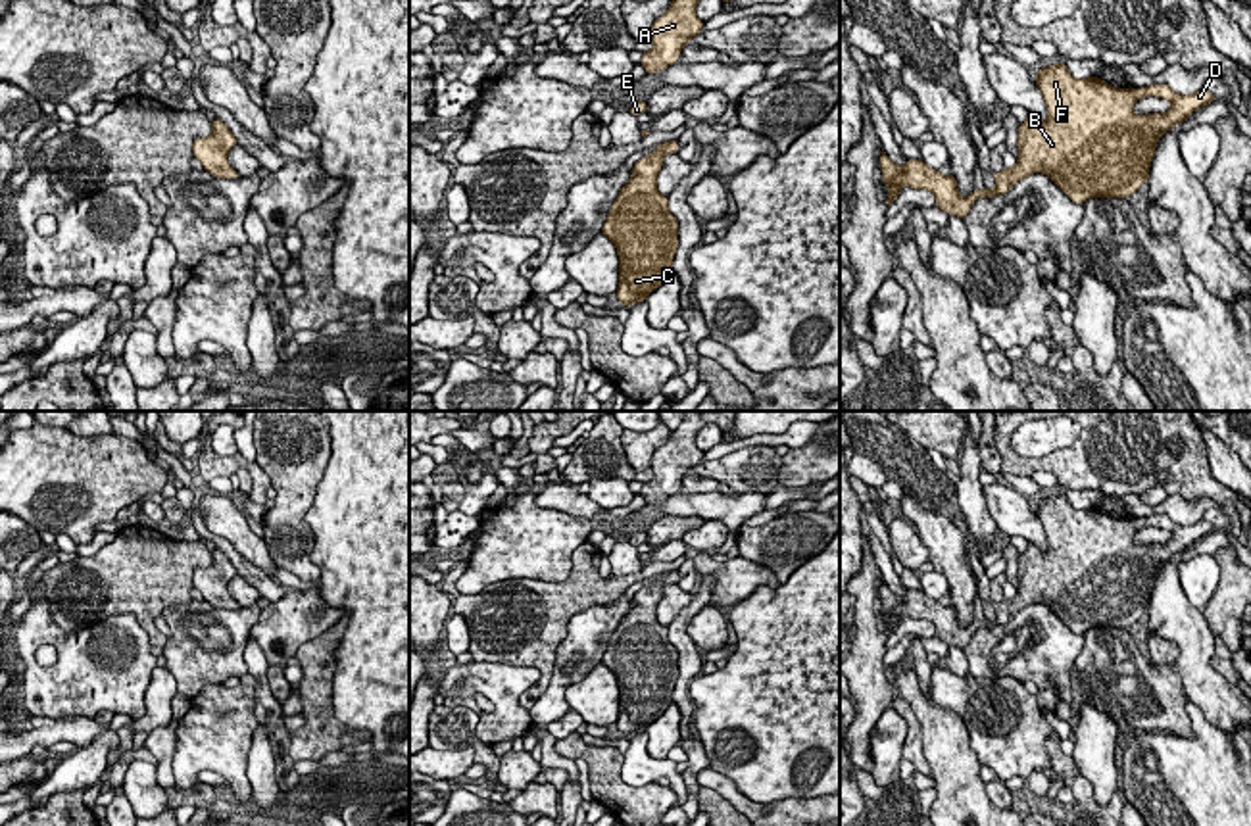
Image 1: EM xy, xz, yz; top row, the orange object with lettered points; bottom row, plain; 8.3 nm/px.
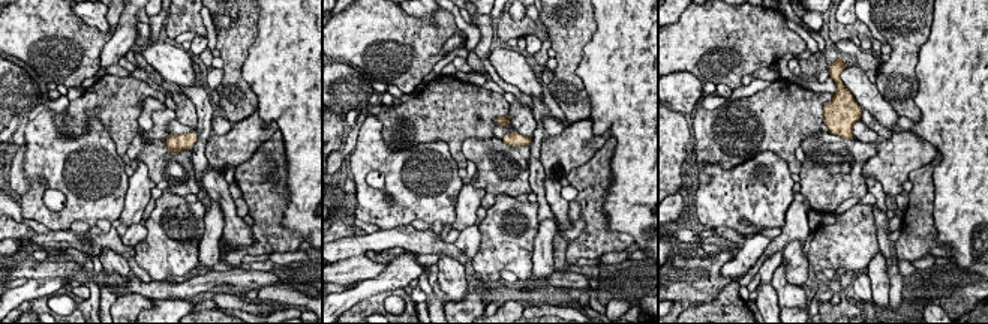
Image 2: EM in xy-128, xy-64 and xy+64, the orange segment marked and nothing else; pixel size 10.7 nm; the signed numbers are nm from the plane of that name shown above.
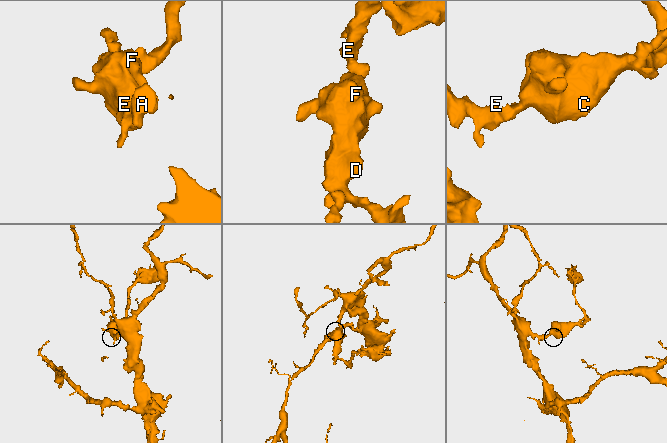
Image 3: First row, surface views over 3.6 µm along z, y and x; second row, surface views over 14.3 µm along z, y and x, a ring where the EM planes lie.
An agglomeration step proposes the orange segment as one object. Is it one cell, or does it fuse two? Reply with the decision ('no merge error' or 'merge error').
no merge error

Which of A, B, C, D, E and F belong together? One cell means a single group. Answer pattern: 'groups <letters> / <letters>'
groups A B C D E F

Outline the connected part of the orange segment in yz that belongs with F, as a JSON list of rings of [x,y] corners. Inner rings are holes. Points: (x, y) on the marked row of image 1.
[[[1065,61],[1038,69],[1036,86],[1043,94],[1047,121],[1028,113],[1018,125],[1017,165],[992,173],[995,188],[959,196],[953,175],[942,175],[922,159],[895,165],[880,154],[882,182],[890,188],[886,204],[894,204],[903,184],[930,190],[936,207],[947,215],[967,217],[980,198],[1007,194],[1026,175],[1047,175],[1074,204],[1090,198],[1126,200],[1149,181],[1155,146],[1163,133],[1186,121],[1195,109],[1216,100],[1205,88],[1176,94],[1168,85],[1116,88],[1099,77],[1074,79]],[[1157,96],[1172,104],[1166,113],[1136,115],[1140,98]]]

